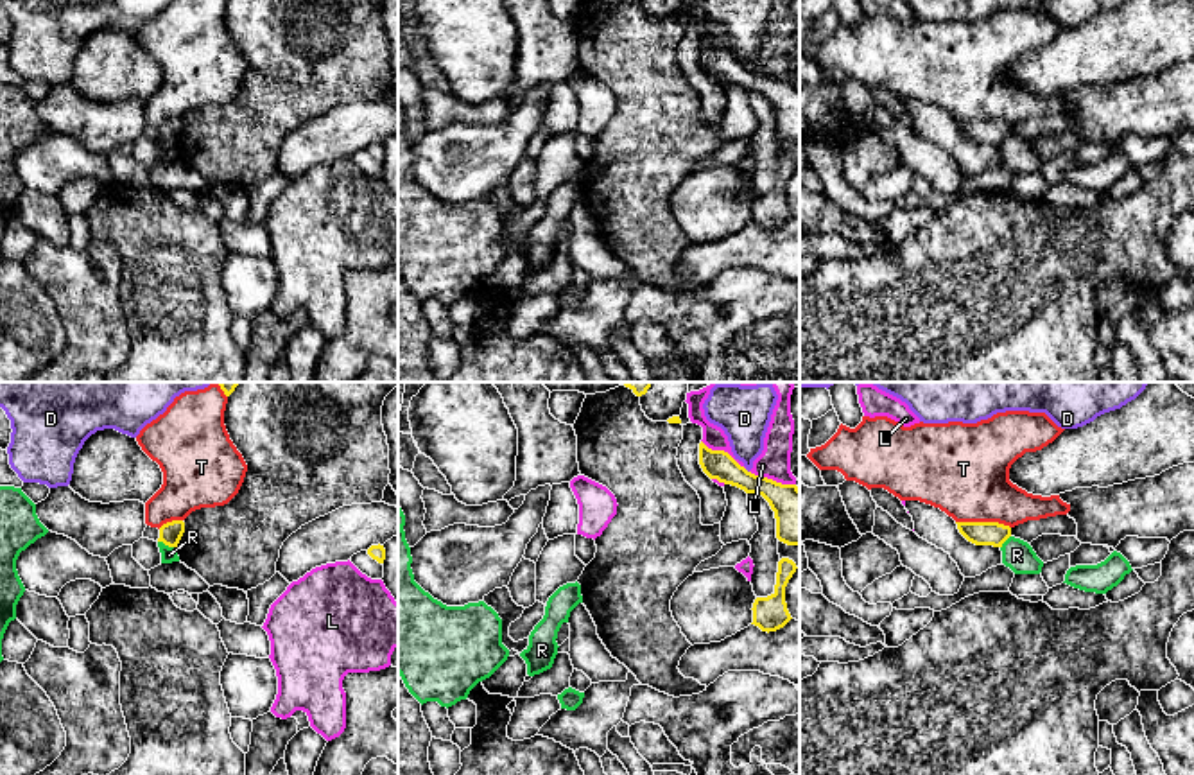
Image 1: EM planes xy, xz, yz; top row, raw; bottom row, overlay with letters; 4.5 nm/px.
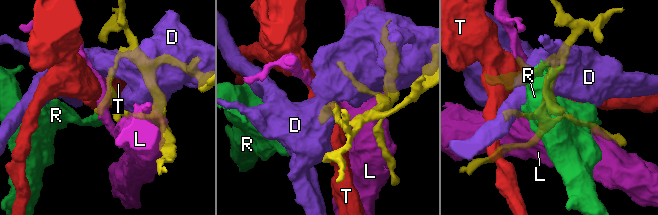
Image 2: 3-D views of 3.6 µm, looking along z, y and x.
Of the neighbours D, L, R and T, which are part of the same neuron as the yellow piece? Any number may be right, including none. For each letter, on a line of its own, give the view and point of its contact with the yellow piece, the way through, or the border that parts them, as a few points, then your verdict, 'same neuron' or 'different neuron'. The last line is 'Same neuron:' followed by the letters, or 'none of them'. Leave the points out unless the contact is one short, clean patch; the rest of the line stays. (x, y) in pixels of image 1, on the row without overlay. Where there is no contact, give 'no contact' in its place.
D: xz (746, 69) | different neuron
L: xz (723, 49) | different neuron
R: xy (167, 142) | along xy (158, 139), (176, 148) | different neuron
T: yz (983, 121) | different neuron
Same neuron: none of them

